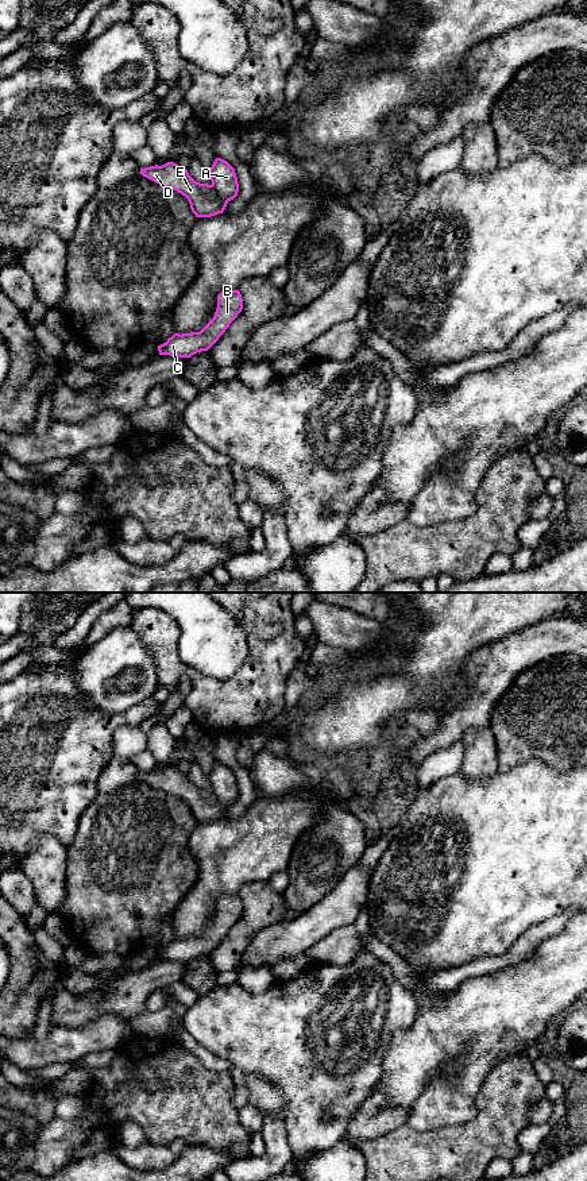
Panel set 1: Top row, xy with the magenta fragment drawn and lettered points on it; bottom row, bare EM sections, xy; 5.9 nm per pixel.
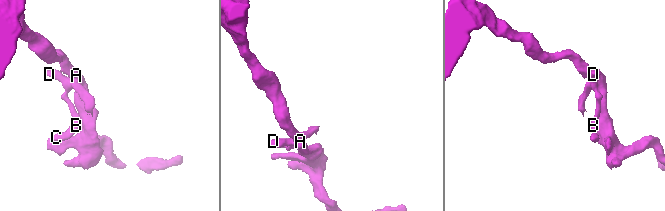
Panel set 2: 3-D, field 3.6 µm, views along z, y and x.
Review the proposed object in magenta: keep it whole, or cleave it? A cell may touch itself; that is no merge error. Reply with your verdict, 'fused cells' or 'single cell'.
single cell

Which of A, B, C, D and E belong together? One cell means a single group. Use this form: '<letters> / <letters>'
A B C D E

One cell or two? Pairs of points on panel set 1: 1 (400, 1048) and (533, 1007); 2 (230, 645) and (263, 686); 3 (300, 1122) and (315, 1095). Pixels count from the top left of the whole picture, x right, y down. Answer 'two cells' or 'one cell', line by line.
1: one cell
2: two cells
3: one cell

